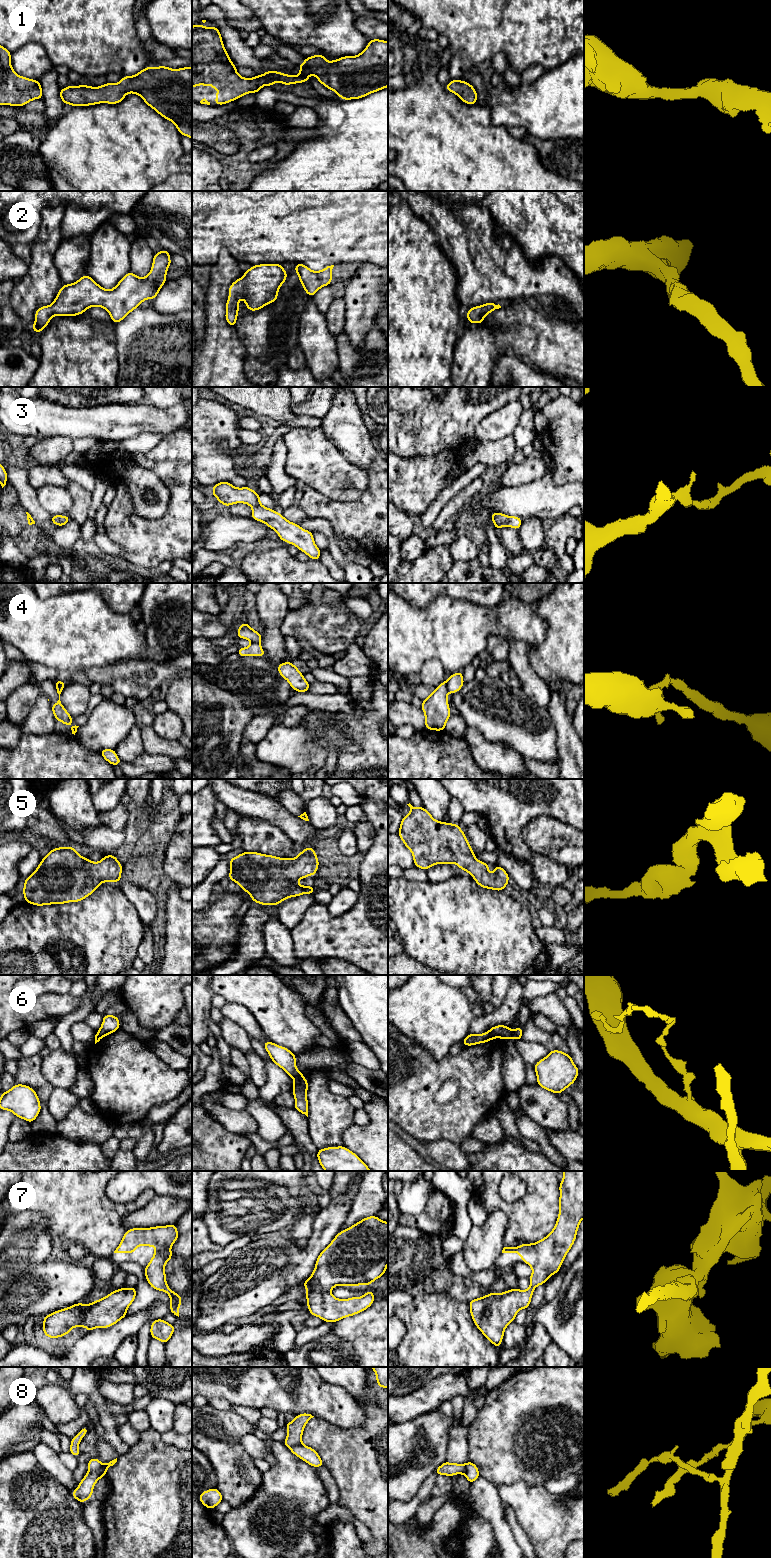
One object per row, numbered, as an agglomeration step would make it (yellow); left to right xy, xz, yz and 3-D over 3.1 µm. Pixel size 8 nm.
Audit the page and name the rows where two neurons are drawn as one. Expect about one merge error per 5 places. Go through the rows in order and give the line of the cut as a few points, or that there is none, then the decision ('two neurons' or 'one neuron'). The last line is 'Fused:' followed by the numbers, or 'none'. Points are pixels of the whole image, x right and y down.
1: cut none; one neuron
2: cut none; one neuron
3: cut none; one neuron
4: cut xy (61, 682), (62, 688), (56, 689); two neurons
5: cut none; one neuron
6: cut xz (301, 1073), (293, 1078); two neurons
7: cut none; one neuron
8: cut xy (103, 1464), (97, 1470), (88, 1471); two neurons
Fused: 4, 6, 8

